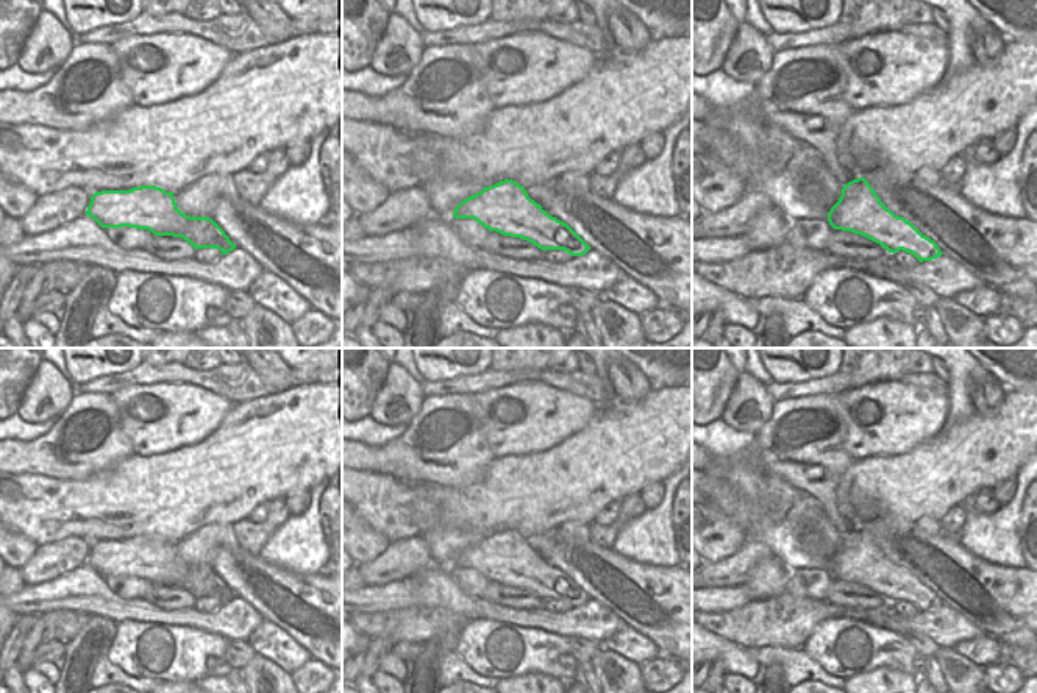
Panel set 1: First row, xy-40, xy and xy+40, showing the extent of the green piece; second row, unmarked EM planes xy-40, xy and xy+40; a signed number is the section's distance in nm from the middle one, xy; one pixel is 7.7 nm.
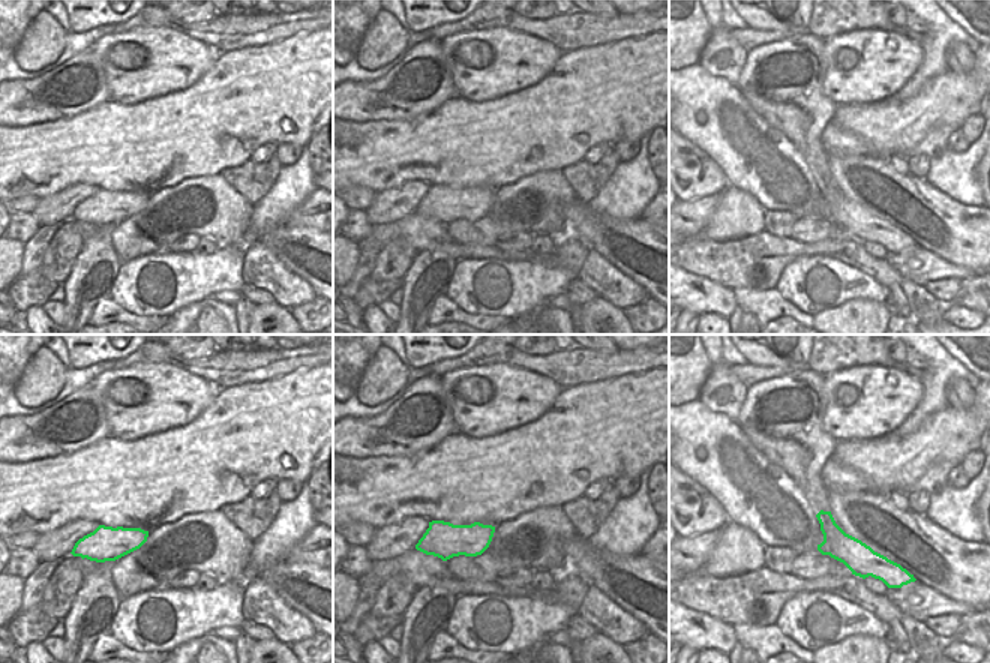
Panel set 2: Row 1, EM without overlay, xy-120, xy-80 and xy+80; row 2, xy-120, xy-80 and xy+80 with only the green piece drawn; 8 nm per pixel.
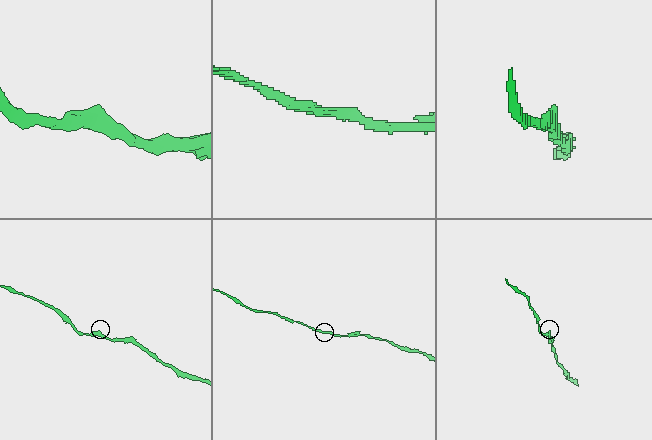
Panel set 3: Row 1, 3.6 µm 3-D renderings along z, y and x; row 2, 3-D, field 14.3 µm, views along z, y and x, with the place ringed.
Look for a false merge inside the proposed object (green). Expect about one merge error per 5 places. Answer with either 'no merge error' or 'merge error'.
no merge error

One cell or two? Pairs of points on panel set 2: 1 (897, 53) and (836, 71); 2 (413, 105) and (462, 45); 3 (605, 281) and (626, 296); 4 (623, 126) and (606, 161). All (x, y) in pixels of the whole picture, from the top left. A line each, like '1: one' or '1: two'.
1: one
2: two
3: one
4: two

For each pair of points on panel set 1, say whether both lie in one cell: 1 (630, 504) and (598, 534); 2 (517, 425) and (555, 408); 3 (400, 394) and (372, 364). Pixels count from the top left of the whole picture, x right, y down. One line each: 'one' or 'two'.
1: one
2: one
3: two

